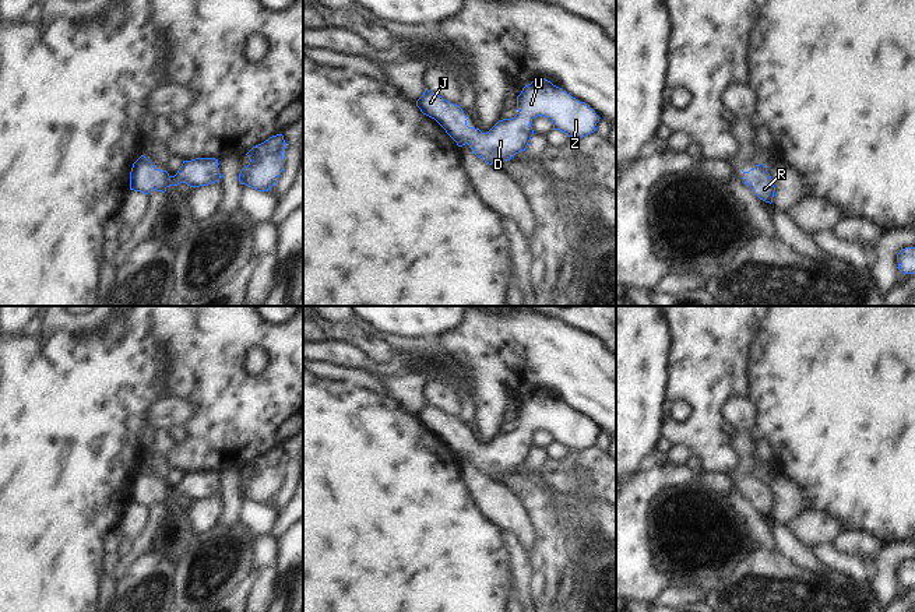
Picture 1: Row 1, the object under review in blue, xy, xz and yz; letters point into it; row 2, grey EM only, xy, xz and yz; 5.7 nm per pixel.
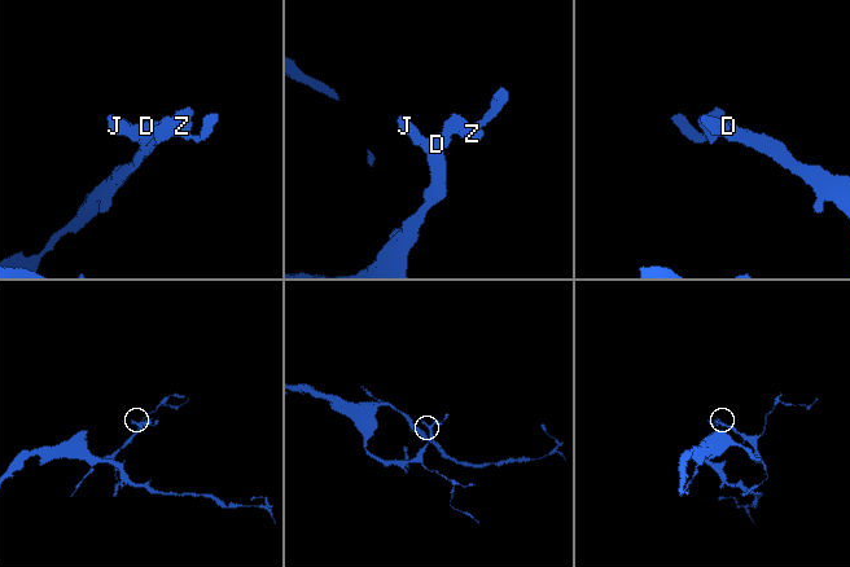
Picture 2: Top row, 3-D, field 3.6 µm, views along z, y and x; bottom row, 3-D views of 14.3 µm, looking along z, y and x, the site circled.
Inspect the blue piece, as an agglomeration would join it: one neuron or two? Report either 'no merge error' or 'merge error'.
no merge error

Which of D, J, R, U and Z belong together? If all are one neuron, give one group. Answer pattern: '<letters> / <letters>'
D J R U Z

